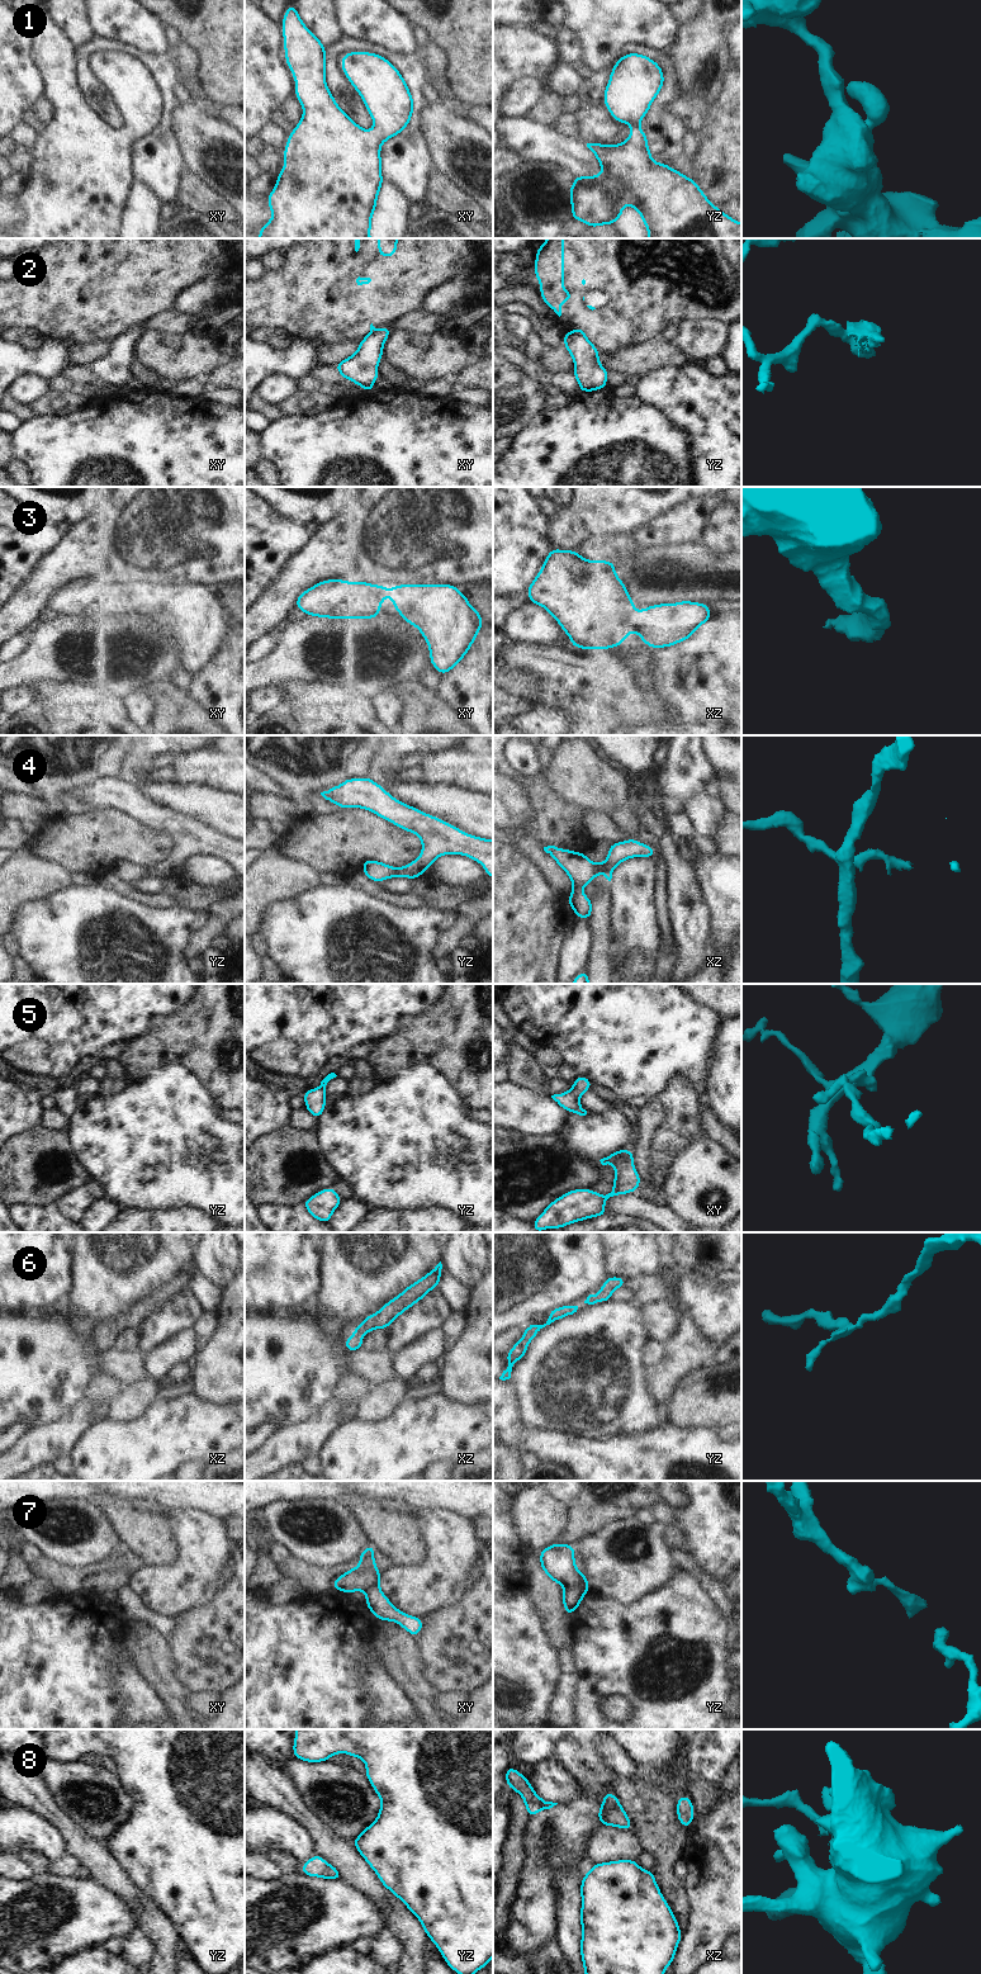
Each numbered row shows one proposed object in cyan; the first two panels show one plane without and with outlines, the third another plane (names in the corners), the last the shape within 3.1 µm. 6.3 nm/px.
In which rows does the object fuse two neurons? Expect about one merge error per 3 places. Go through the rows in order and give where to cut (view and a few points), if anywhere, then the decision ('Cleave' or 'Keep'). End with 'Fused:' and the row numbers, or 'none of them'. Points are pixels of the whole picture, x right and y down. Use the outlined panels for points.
1: No split. Keep
2: Split along yz (577, 328), (584, 334). Cleave
3: No split. Keep
4: No split. Keep
5: No split. Keep
6: No split. Keep
7: Split along yz (587, 1582), (564, 1589). Cleave
8: Split along xz (603, 1795), (603, 1800), (609, 1806), (620, 1808). Cleave
Fused: 2, 7, 8.

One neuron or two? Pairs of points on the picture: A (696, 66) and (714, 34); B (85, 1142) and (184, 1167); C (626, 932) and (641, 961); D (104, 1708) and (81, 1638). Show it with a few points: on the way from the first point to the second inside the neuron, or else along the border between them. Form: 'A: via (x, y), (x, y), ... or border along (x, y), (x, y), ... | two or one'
A: via (700, 58), (702, 46), (706, 42) | one
B: via (109, 1142), (160, 1146) | one
C: border along (662, 961), (636, 952), (628, 970) | two
D: via (86, 1690), (81, 1685), (81, 1656) | one

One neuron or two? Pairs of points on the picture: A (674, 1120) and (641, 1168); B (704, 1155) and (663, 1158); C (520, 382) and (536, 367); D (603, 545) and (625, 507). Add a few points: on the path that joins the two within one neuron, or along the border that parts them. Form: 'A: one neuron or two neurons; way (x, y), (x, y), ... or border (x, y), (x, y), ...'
A: two neurons; border (657, 1128), (652, 1137), (648, 1177), (641, 1180)
B: two neurons; border (697, 1137), (674, 1158), (663, 1184)
C: two neurons; border (531, 370), (543, 383)
D: two neurons; border (622, 540), (615, 538), (588, 538), (579, 545)

